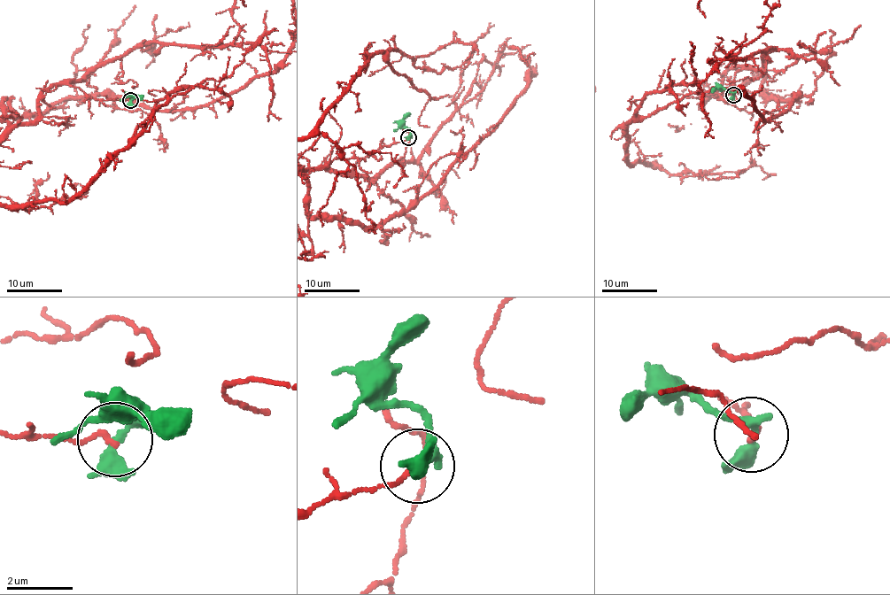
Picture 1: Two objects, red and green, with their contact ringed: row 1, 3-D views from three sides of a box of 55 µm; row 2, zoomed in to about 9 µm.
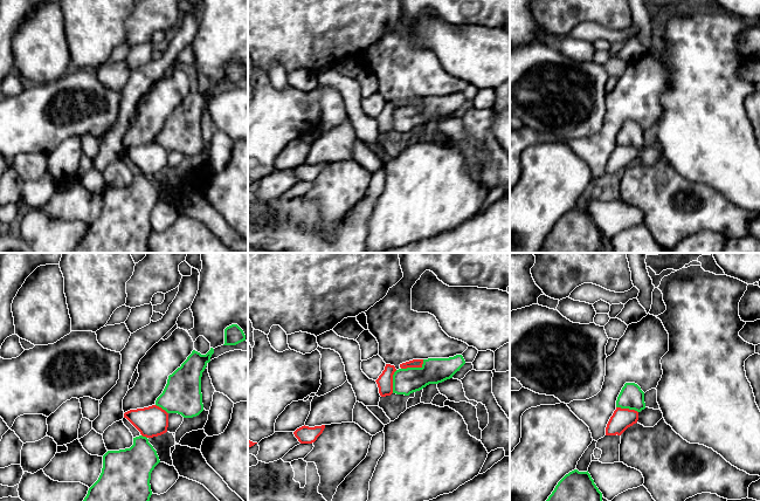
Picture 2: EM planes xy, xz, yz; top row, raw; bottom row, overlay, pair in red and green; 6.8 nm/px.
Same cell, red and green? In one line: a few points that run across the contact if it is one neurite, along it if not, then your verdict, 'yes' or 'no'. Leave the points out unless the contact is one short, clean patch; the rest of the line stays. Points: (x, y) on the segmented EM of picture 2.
line xz (423, 359), (420, 366), (401, 369); no

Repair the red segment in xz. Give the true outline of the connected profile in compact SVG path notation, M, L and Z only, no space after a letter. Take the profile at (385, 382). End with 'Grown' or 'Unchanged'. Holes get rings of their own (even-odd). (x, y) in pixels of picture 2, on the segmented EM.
M386 364L385 370L375 380L381 397L391 396L393 393L393 375L396 371L394 365Z. Unchanged

